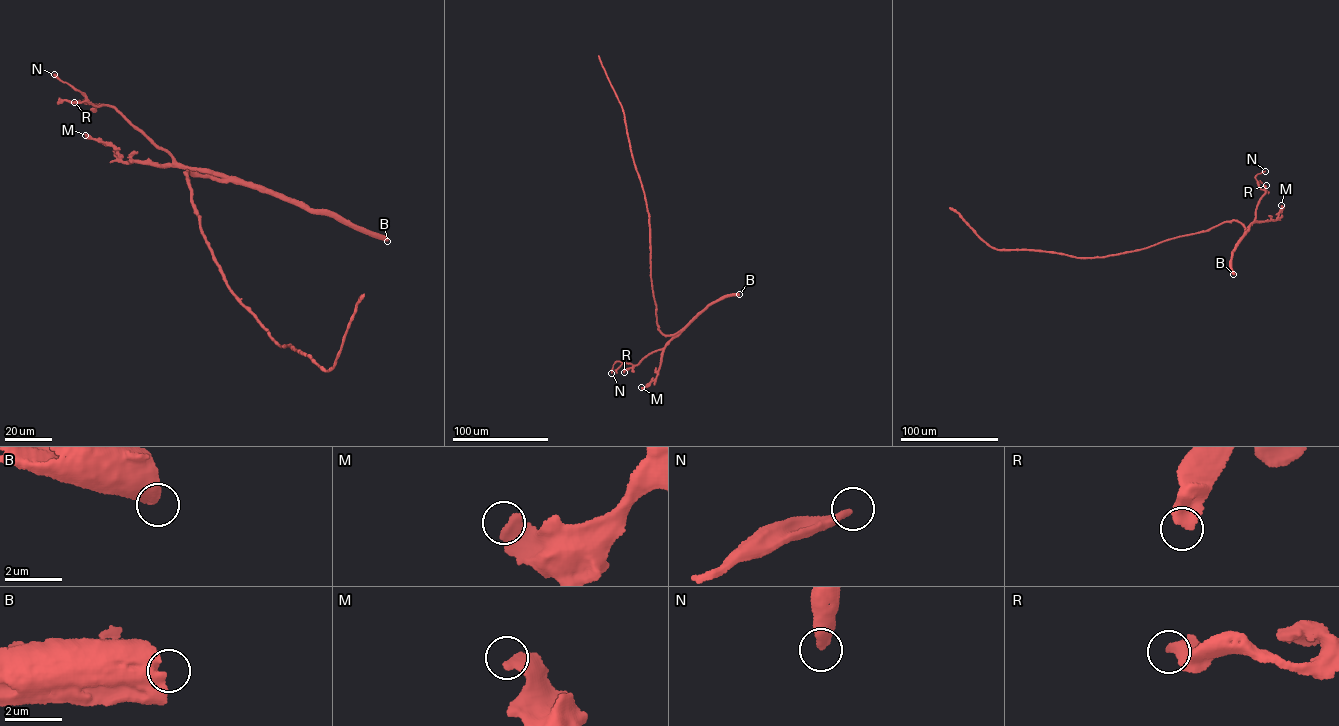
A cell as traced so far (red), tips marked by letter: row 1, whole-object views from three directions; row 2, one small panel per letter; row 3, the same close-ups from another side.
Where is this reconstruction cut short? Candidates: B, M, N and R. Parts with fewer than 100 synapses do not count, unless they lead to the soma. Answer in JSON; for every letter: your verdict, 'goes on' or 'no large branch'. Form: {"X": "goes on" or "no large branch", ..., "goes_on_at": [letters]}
{"B": "no large branch", "M": "no large branch", "N": "no large branch", "R": "no large branch", "goes_on_at": []}

